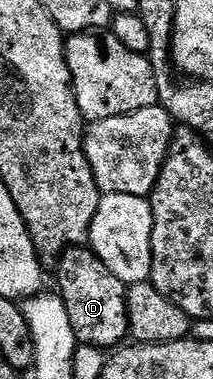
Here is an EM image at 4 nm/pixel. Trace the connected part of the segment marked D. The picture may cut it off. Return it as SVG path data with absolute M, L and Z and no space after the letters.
M87 245L67 248L59 256L57 266L57 294L69 313L69 325L73 325L76 340L84 347L118 348L128 338L131 330L127 308L128 284L113 277L113 273L109 273L107 266Z

